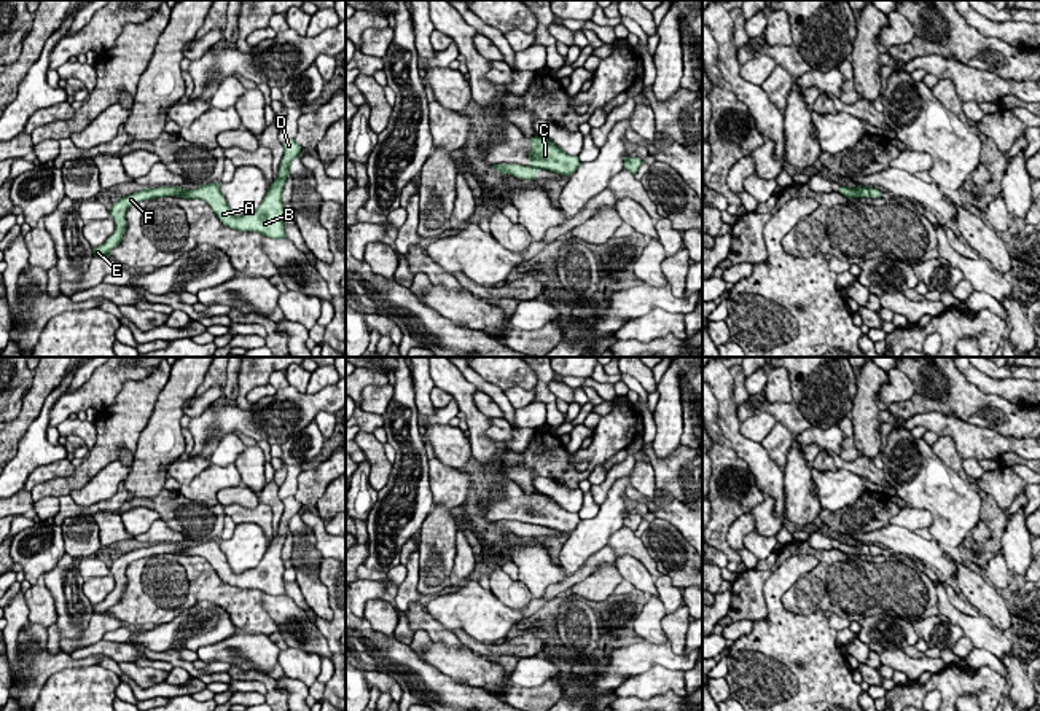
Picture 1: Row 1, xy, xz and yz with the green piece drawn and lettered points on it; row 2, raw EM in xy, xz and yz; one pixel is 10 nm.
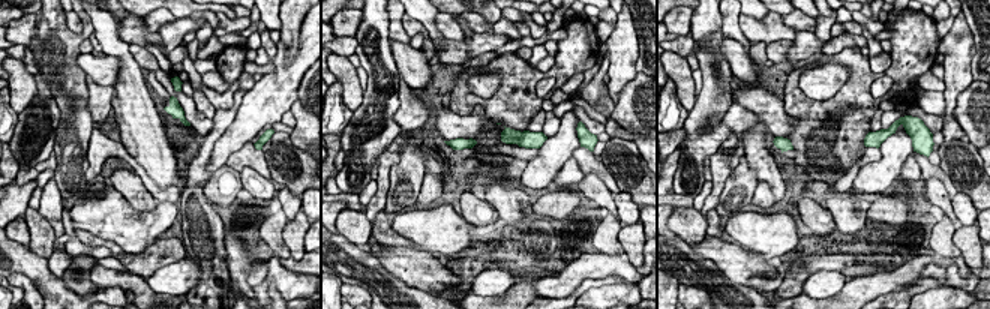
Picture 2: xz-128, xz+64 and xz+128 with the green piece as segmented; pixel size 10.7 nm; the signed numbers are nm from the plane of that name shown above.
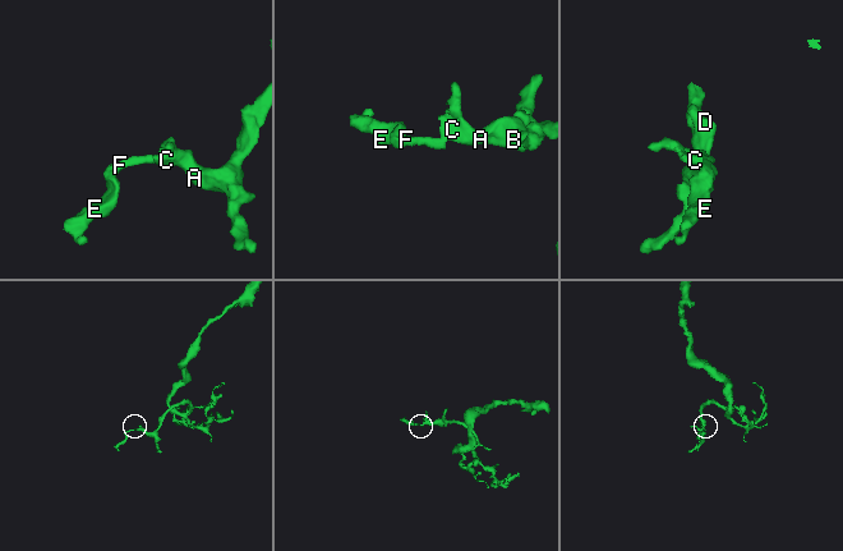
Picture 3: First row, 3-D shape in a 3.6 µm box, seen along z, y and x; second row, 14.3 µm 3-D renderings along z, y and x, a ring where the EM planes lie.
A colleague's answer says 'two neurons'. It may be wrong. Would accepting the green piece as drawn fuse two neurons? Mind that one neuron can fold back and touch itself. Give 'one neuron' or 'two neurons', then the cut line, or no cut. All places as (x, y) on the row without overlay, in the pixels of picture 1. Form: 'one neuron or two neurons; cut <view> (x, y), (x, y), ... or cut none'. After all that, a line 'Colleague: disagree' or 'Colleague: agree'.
two neurons; cut xz (529, 523), (537, 526)
Colleague: agree

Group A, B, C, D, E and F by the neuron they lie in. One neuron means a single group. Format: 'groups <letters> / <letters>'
groups A B C D / E F

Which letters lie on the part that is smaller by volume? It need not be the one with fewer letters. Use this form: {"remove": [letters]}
{"remove": ["E", "F"]}

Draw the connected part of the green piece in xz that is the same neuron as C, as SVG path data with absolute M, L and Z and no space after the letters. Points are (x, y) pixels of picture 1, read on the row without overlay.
M542 493L530 494L529 518L530 524L546 526L561 532L572 532L580 523L578 513L565 510L548 494Z

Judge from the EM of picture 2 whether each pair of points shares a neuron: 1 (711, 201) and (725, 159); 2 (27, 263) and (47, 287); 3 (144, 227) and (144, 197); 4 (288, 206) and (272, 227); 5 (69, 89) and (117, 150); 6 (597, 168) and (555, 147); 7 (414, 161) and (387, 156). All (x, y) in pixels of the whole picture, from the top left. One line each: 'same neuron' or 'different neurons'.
1: same neuron
2: same neuron
3: different neurons
4: different neurons
5: different neurons
6: different neurons
7: different neurons

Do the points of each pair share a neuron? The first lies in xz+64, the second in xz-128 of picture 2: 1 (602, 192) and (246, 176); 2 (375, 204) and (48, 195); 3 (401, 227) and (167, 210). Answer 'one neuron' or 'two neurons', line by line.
1: one neuron
2: one neuron
3: one neuron

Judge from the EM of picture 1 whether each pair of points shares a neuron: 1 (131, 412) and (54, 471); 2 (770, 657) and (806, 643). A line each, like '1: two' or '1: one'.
1: two
2: one

